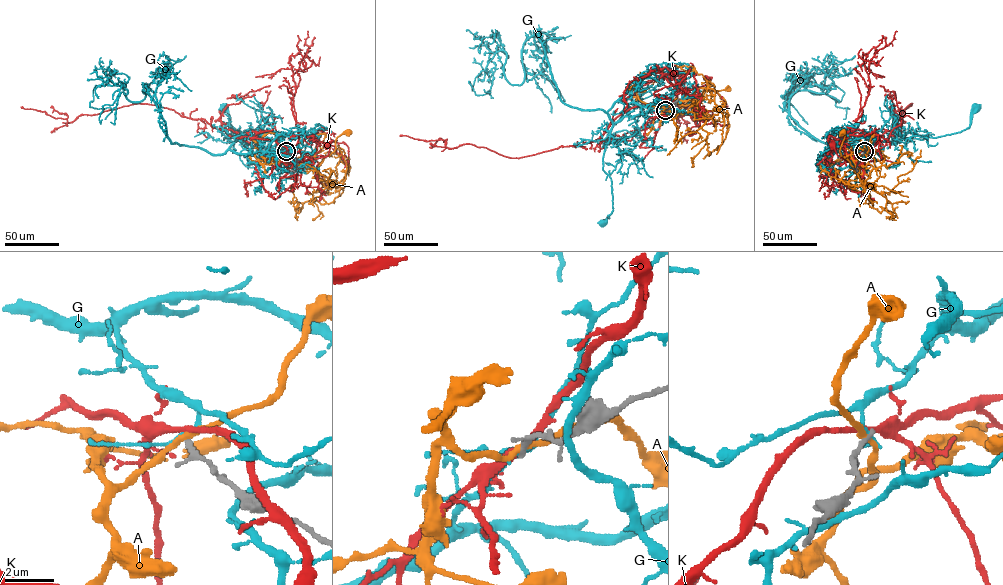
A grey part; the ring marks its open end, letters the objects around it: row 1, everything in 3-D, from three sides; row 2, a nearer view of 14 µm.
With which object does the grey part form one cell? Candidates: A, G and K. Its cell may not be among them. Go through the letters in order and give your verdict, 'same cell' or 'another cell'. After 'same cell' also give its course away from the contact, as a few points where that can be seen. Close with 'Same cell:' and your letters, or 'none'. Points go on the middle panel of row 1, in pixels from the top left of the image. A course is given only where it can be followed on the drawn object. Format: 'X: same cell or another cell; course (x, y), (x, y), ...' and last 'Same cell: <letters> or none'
A: another cell
G: another cell
K: another cell
Same cell: none

